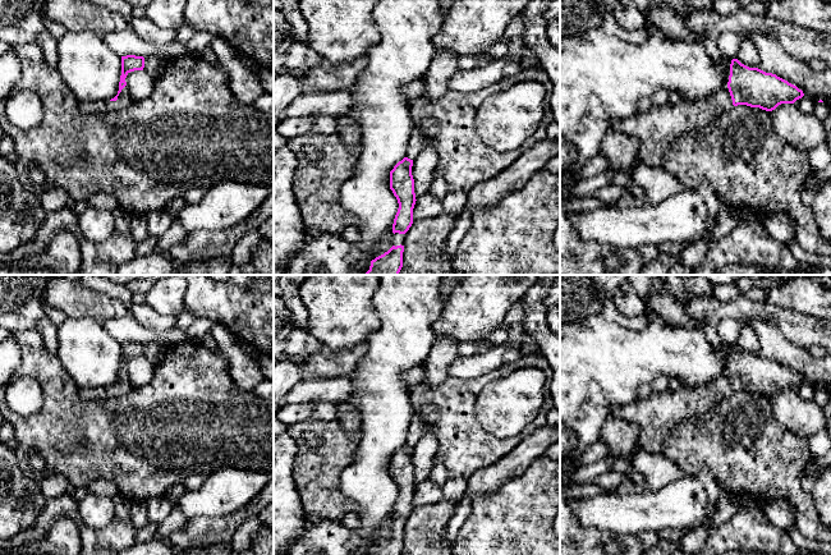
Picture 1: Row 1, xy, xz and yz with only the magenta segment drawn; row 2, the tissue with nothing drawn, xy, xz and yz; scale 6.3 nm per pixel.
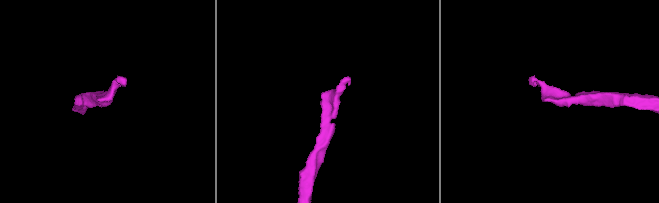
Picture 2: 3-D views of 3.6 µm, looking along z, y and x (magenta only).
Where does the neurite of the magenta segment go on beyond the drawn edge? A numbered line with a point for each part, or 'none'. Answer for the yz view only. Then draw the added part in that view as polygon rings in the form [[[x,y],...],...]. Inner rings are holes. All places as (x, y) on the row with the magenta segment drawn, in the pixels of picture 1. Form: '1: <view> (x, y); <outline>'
1: yz (656, 129); [[[726,86],[707,100],[653,105],[647,113],[637,113],[629,119],[611,121],[610,129],[634,137],[638,141],[638,159],[657,168],[661,166],[665,151],[676,138],[703,128],[733,106]]]

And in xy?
1: xy (124, 99); [[[125,86],[118,96],[116,101],[96,101],[92,104],[79,104],[79,110],[83,114],[105,114],[113,110],[119,110],[129,106],[133,102],[129,88]]]

